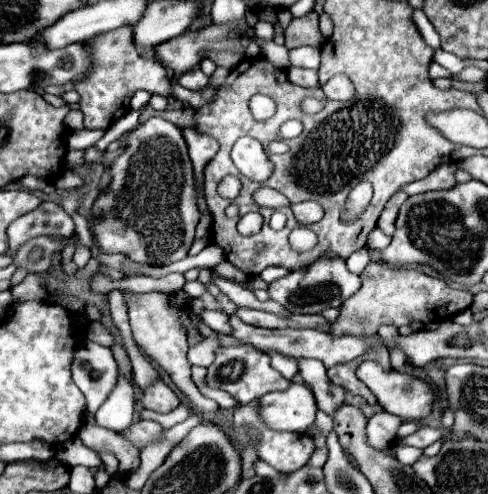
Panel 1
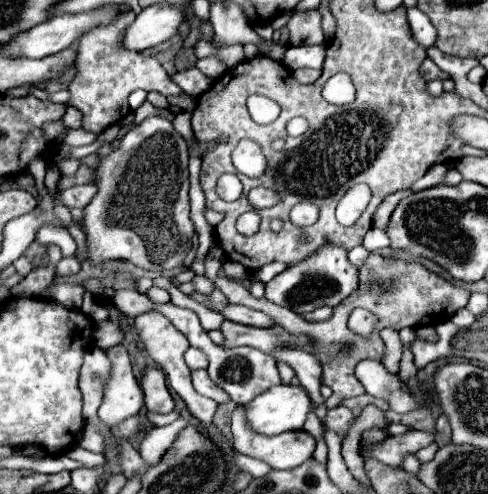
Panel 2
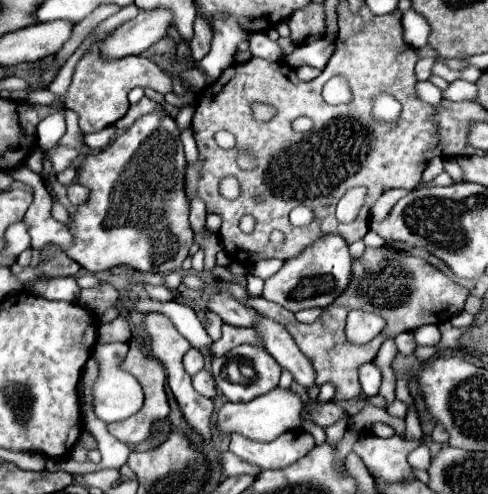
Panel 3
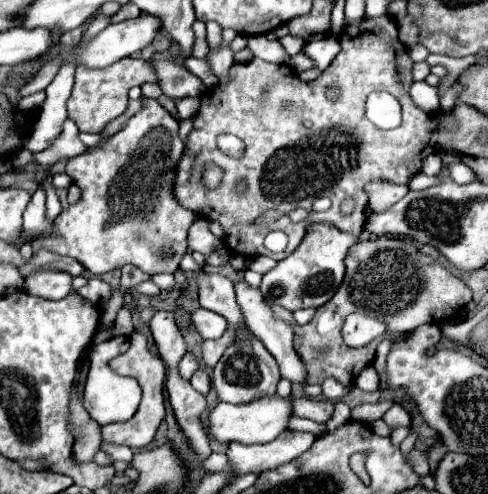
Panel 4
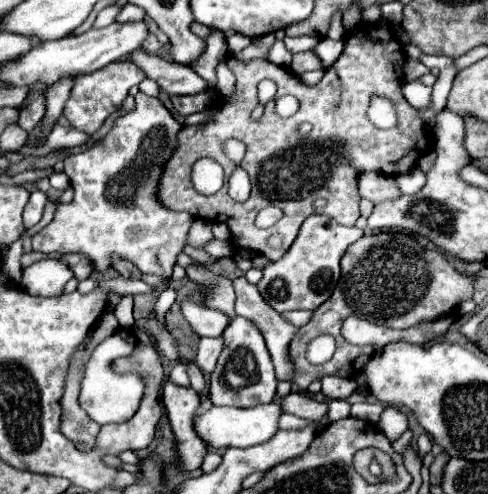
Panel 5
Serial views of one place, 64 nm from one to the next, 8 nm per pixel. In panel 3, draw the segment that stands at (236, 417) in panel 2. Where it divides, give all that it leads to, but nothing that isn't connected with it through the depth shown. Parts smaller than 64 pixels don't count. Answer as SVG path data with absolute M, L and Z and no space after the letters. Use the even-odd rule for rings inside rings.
M286 432L272 442L254 442L246 436L232 434L230 450L240 458L268 470L268 468L286 468L298 462L314 448L314 438L308 432Z

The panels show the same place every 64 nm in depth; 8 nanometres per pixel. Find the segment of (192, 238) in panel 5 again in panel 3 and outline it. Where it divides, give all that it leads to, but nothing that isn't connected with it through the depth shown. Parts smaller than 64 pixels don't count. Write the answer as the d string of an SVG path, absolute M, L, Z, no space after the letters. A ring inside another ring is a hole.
M196 234L194 240L196 240L198 246L204 248L204 252L206 252L206 266L204 266L204 270L206 270L206 272L214 270L214 266L216 266L216 254L222 250L222 242L220 242L220 238L218 238L216 234L212 234L210 240L208 240L208 236L206 236L206 240L204 240L202 234Z

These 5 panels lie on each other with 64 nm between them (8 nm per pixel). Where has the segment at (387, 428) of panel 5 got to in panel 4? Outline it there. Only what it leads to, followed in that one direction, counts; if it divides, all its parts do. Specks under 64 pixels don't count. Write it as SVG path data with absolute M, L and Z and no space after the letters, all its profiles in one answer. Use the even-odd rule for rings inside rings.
M394 404L386 414L384 414L384 422L390 426L390 428L396 428L396 426L408 426L408 412L400 406L400 404Z

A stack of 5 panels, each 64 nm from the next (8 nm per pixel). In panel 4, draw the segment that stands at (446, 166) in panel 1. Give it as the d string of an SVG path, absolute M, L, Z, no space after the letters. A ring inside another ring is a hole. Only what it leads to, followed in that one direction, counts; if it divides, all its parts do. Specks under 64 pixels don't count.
M432 154L432 156L428 156L428 158L424 160L422 172L424 172L426 176L436 176L440 170L442 170L442 158L440 158L440 154Z

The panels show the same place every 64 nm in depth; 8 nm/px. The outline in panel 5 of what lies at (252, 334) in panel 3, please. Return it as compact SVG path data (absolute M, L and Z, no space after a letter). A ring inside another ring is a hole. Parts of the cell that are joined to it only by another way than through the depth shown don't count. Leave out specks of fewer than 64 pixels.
M202 338L198 344L198 356L196 356L196 364L200 366L200 370L204 374L210 374L216 366L216 360L222 352L224 346L224 338Z

